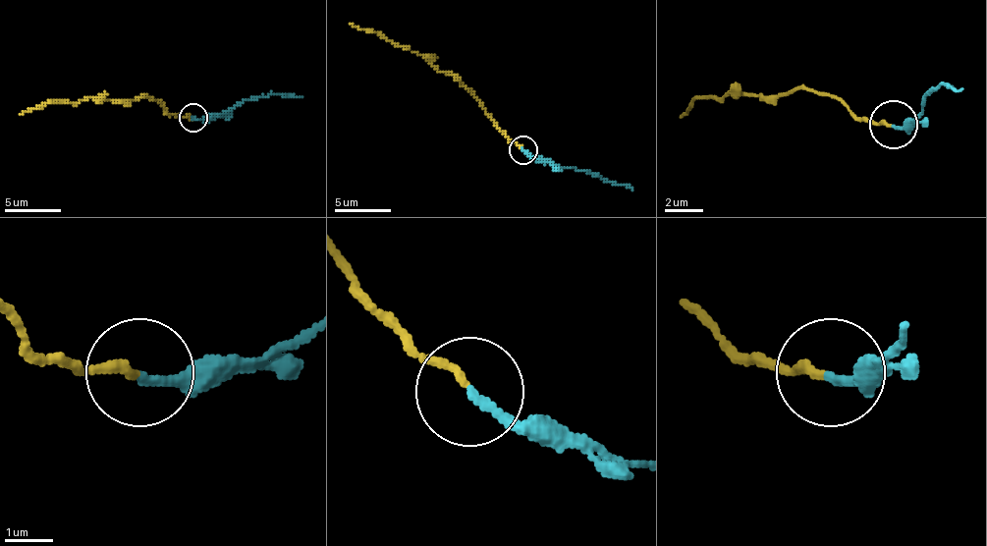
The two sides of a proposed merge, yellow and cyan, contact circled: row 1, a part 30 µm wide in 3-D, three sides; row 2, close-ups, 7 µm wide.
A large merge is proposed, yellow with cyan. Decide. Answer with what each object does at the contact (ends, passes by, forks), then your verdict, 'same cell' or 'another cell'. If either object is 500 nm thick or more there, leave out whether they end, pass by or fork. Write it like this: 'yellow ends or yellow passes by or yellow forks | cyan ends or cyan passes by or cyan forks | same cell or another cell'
yellow ends | cyan ends | another cell

